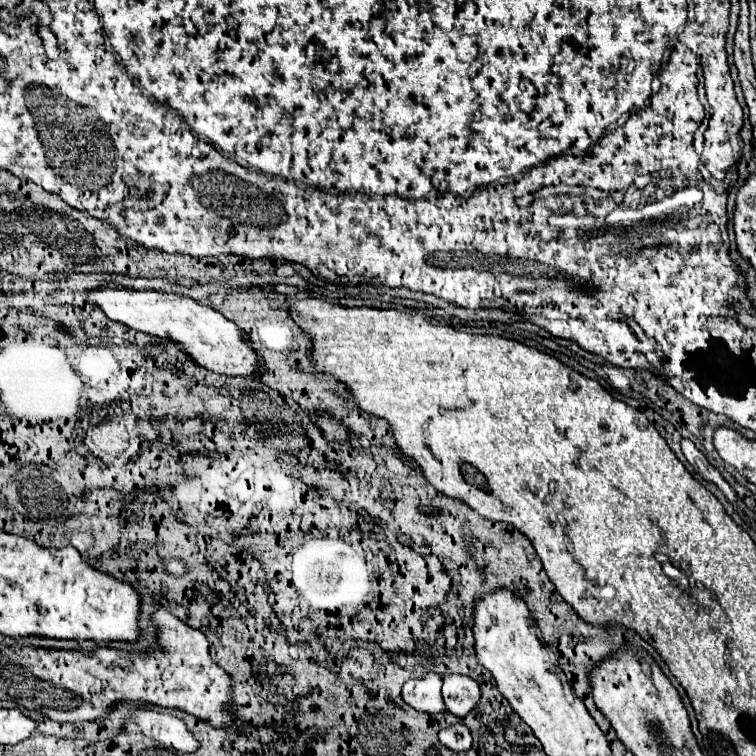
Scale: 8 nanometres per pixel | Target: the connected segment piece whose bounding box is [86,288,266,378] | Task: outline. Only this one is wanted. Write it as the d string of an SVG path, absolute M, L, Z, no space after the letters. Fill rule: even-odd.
M104 288L86 294L86 300L100 306L110 320L126 324L132 330L158 336L162 340L172 340L180 350L200 368L224 374L224 376L262 376L266 372L264 360L250 348L248 334L242 332L234 322L226 320L220 312L210 306L198 304L188 296L164 294L156 290L124 290L124 288Z

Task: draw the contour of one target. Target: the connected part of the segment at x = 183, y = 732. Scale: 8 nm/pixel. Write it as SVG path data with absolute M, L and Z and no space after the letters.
M138 710L134 712L134 726L140 728L146 736L160 742L162 746L176 748L178 752L196 752L200 748L196 736L186 728L186 724L180 718L172 714Z

